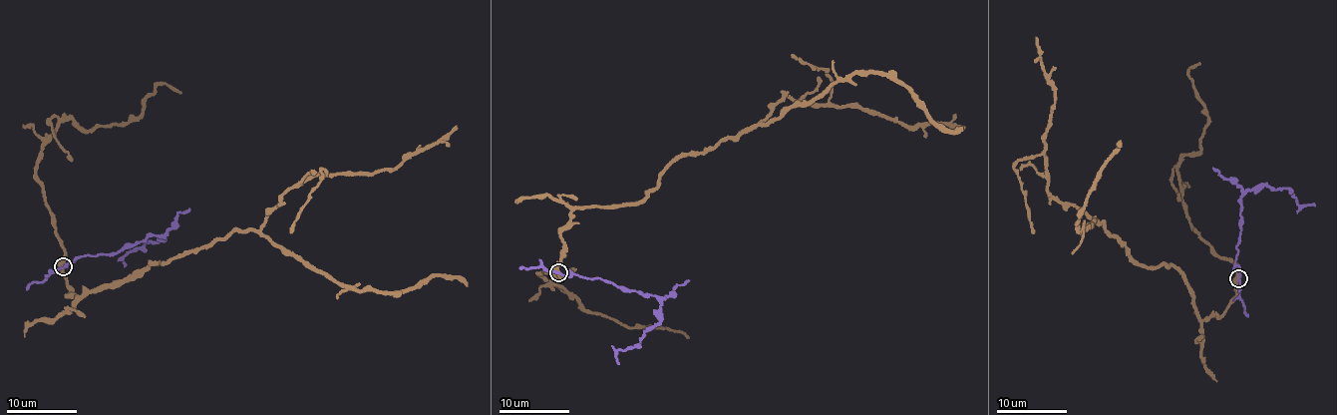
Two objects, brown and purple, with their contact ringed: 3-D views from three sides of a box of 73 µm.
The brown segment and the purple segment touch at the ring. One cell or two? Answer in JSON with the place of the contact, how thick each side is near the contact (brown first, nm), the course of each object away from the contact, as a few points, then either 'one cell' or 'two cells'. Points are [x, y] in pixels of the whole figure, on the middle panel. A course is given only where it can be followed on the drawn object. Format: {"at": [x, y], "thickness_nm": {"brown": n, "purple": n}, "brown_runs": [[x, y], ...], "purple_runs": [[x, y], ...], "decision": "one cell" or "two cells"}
{"at": [558, 272], "thickness_nm": {"brown": 400, "purple": 240}, "brown_runs": [[558, 272], [573, 210], [643, 199], [675, 161], [855, 72], [894, 75], [934, 123], [962, 127]], "purple_runs": [[558, 272], [613, 281], [653, 294], [660, 303], [660, 319], [640, 343], [617, 351], [618, 364]], "decision": "two cells"}

